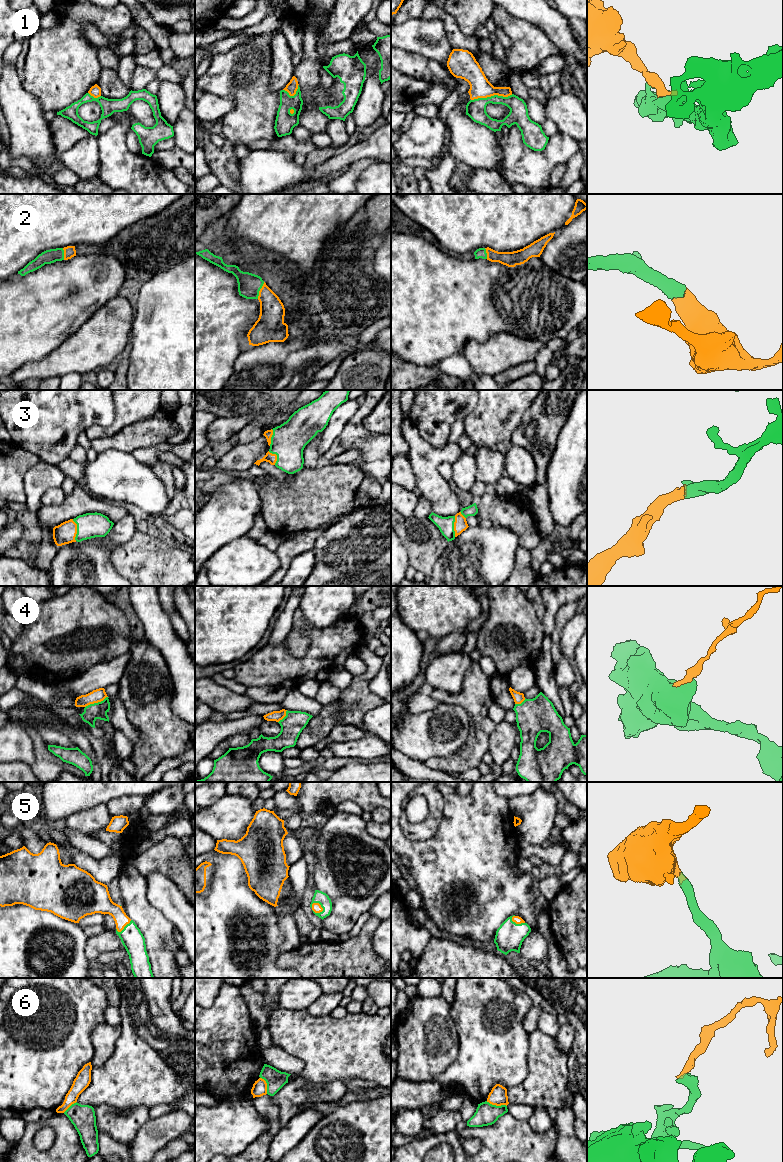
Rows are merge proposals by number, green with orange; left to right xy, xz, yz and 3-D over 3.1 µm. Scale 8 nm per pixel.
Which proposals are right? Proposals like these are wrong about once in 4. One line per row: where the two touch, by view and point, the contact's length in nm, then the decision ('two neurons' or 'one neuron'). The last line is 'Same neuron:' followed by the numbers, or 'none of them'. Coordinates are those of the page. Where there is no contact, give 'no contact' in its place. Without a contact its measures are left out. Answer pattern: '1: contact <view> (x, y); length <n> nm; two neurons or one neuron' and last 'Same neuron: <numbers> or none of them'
1: contact yz (491, 96); length 340 nm; two neurons
2: contact xz (259, 290); length 150 nm; one neuron
3: contact xy (77, 530); length 180 nm; one neuron
4: contact xy (96, 703); length 200 nm; two neurons
5: contact xz (318, 902); length 120 nm; one neuron
6: contact yz (495, 1105); length 170 nm; two neurons
Same neuron: 2, 3, 5

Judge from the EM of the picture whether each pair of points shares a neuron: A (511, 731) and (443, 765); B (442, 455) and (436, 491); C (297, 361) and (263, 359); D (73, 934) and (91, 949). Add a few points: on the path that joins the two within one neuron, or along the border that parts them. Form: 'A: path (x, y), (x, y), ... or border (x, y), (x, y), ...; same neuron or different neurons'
A: border (489, 734), (489, 749), (487, 751); different neurons
B: path (433, 464), (432, 482); same neuron
C: path (289, 360), (271, 360); same neuron
D: border (87, 937), (85, 957), (93, 964); different neurons

